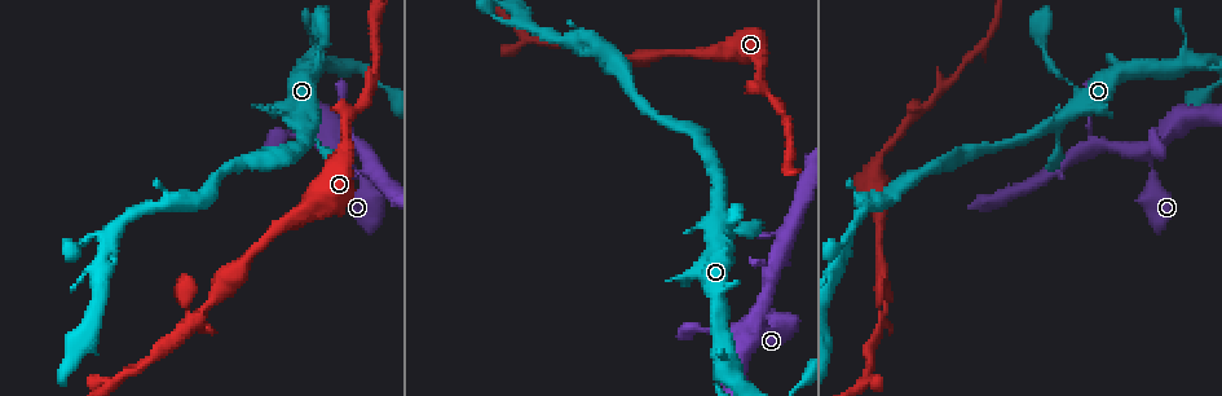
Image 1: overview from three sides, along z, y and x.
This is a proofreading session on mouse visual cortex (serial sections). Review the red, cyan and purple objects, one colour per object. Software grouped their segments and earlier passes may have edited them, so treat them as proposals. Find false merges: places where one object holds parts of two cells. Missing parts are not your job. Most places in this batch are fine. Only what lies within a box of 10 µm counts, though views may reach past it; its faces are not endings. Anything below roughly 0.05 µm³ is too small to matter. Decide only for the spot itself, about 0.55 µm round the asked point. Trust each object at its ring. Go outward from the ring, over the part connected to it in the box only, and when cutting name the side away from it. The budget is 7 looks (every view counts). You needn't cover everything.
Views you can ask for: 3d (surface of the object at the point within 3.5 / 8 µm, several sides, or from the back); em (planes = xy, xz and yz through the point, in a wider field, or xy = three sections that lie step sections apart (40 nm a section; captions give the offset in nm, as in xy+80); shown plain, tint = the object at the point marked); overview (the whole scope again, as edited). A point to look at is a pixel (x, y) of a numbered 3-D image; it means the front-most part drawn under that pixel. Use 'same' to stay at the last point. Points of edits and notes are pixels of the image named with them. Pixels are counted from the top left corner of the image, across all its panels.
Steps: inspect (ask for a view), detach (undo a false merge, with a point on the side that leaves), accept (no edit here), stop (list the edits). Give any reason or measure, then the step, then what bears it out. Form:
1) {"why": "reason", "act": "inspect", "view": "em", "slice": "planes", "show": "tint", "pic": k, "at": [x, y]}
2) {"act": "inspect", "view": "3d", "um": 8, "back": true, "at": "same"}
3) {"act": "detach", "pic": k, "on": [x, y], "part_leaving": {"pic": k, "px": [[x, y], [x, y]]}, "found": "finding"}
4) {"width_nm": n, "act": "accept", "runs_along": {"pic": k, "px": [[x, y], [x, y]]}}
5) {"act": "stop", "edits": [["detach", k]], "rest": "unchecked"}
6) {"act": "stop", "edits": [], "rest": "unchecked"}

{"why": "thin arm on a thick one", "act": "inspect", "view": "3d", "um": 8, "pic": 1, "at": [1060, 122]}

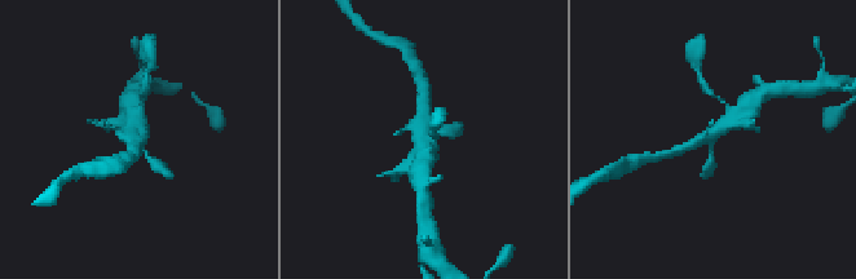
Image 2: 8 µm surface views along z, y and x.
{"act": "inspect", "view": "3d", "um": 3.5, "at": "same"}

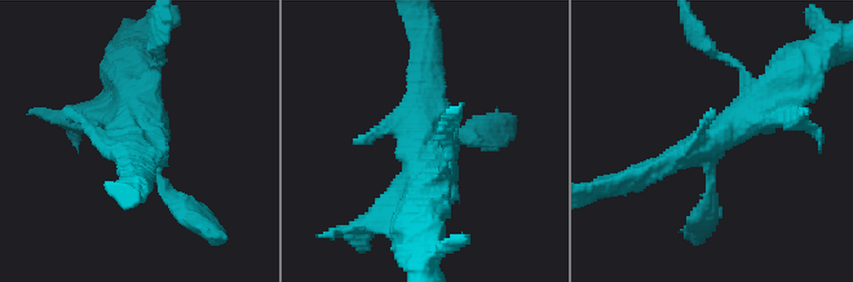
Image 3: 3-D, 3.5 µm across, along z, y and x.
{"act": "accept", "runs_along": {"pic": 3, "px": [[781, 84], [721, 136], [641, 175]]}, "found": "all the same cell"}

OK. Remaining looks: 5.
{"why": "sharp bend", "act": "inspect", "view": "3d", "um": 3.5, "pic": 1, "at": [709, 330]}

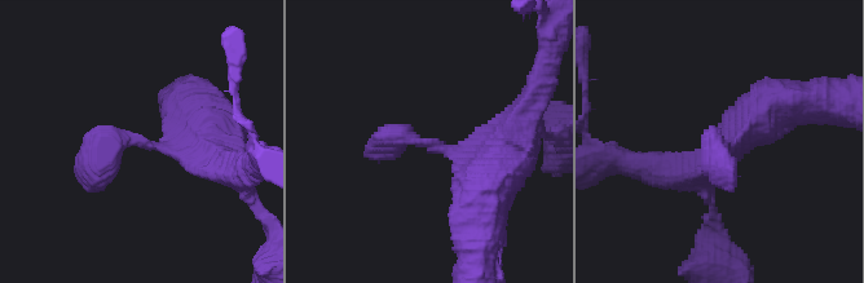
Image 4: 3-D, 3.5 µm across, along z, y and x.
{"act": "inspect", "view": "em", "slice": "xy", "step": 5, "show": "tint", "pic": 4, "at": [138, 141]}

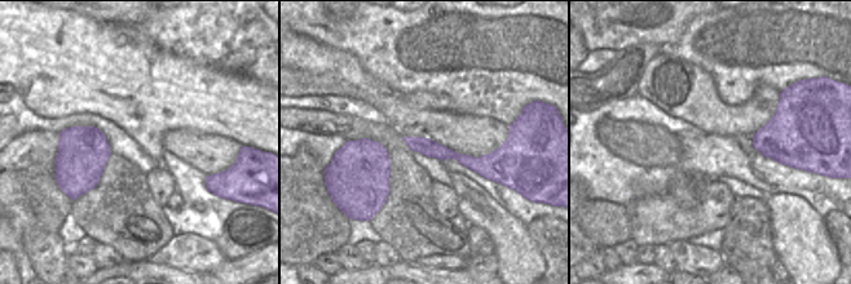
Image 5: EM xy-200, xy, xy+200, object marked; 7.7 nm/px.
{"act": "accept", "runs_along": {"pic": 4, "px": [[215, 149], [124, 141], [88, 189]]}, "found": "continuous, no second cell"}

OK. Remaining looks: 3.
{"why": "sharp bend", "act": "inspect", "view": "3d", "um": 3.5, "pic": 1, "at": [727, 372]}

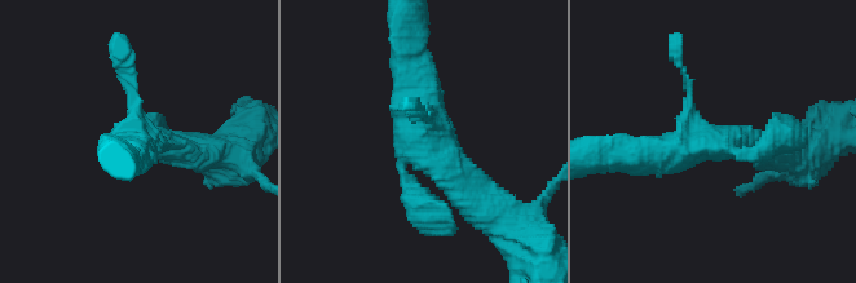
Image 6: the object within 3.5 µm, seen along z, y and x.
{"act": "inspect", "view": "em", "slice": "xy", "step": 2, "show": "tint", "pic": 6, "at": [714, 140]}

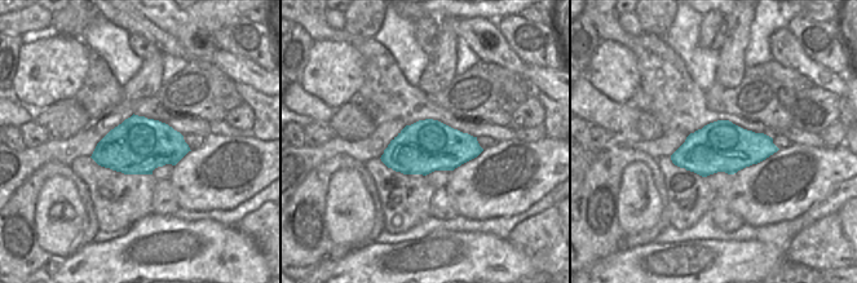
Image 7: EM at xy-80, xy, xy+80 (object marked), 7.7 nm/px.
{"act": "accept", "runs_along": {"pic": 6, "px": [[411, 63], [428, 155], [484, 206]]}, "found": "one cell here"}

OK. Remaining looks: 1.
{"act": "stop", "edits": [], "rest": "unchecked"}

